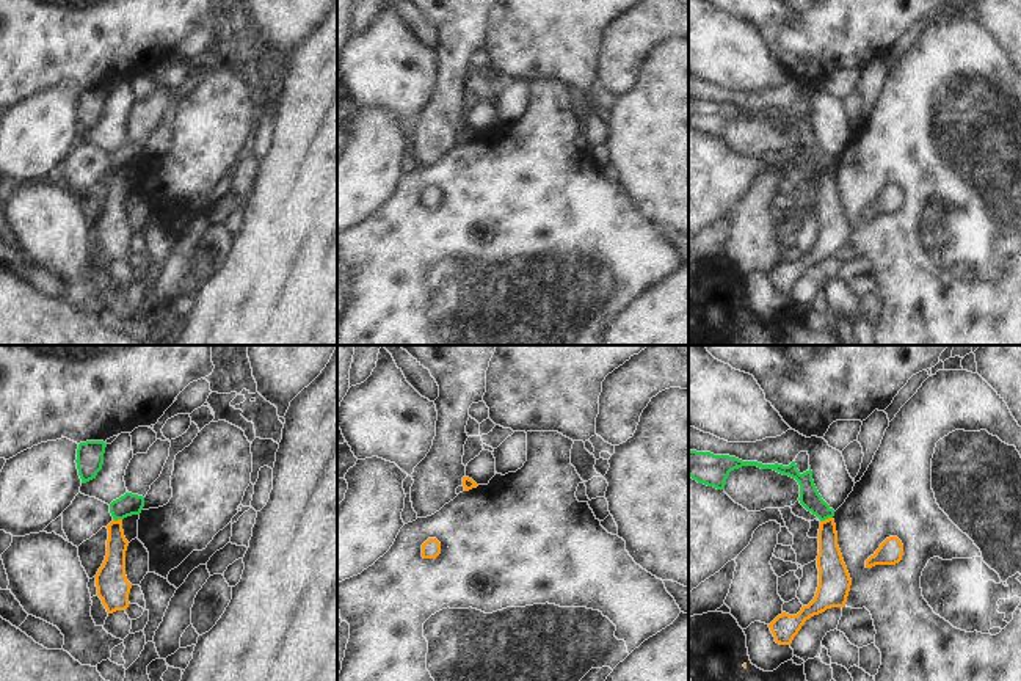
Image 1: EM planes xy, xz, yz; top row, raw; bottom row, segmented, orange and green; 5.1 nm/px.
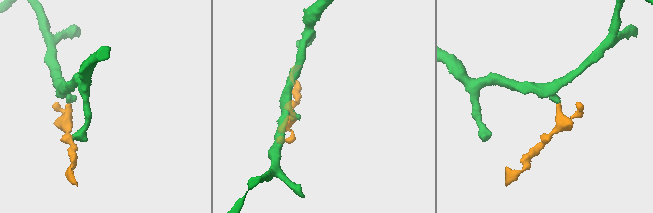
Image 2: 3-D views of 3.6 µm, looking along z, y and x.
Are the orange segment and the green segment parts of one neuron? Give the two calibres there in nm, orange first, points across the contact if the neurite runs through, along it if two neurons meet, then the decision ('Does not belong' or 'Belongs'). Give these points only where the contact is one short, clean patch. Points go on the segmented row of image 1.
Thickness 140 nm (orange) against 110 nm. Boundary: yz (832, 517), (821, 521). Does not belong

